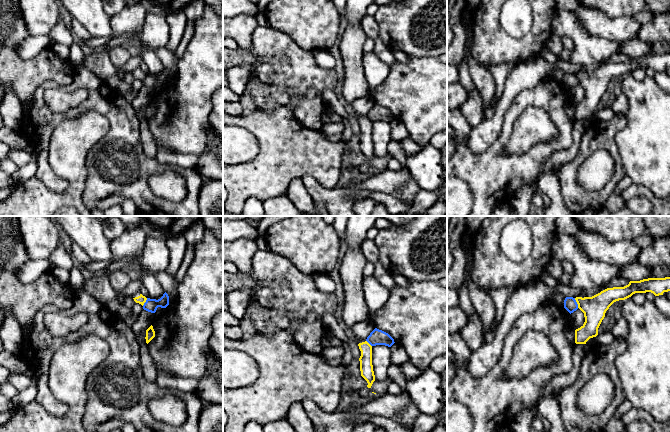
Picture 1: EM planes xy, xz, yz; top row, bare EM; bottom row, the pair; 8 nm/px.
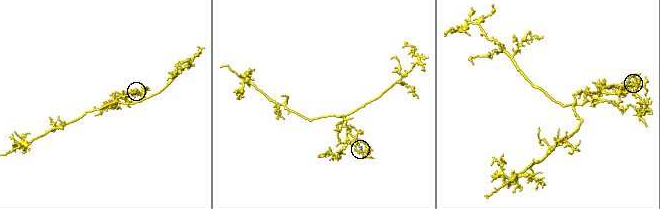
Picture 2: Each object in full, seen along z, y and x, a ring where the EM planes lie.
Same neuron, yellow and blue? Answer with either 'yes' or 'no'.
no

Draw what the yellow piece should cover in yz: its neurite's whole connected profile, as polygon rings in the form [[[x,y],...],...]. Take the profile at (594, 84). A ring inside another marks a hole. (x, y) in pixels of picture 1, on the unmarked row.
[[[670,53],[648,54],[630,57],[624,63],[607,64],[592,73],[576,73],[578,84],[584,89],[584,100],[575,106],[575,119],[586,118],[598,111],[598,104],[605,93],[606,87],[616,77],[625,76],[635,69],[651,68],[655,72],[670,67]]]

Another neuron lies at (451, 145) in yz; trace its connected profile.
[[[456,140],[447,141],[447,162],[451,160],[457,151]]]

